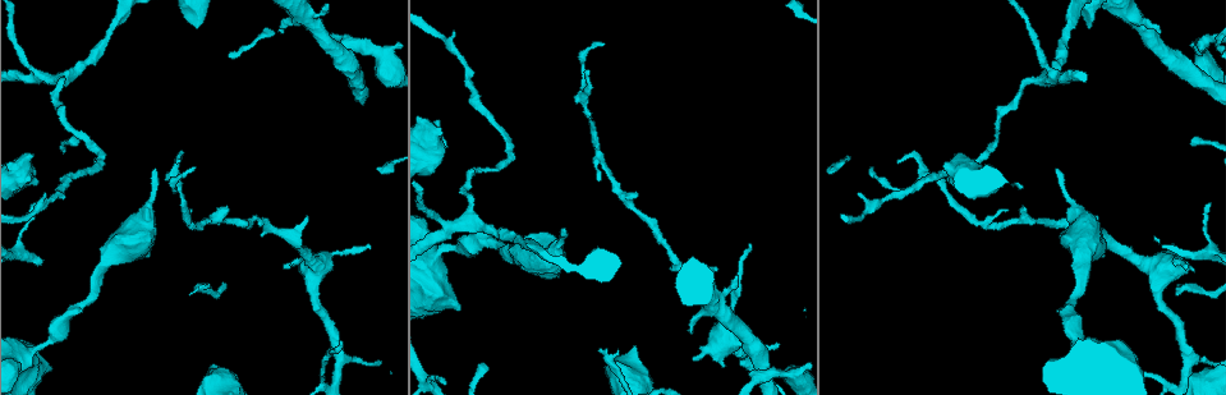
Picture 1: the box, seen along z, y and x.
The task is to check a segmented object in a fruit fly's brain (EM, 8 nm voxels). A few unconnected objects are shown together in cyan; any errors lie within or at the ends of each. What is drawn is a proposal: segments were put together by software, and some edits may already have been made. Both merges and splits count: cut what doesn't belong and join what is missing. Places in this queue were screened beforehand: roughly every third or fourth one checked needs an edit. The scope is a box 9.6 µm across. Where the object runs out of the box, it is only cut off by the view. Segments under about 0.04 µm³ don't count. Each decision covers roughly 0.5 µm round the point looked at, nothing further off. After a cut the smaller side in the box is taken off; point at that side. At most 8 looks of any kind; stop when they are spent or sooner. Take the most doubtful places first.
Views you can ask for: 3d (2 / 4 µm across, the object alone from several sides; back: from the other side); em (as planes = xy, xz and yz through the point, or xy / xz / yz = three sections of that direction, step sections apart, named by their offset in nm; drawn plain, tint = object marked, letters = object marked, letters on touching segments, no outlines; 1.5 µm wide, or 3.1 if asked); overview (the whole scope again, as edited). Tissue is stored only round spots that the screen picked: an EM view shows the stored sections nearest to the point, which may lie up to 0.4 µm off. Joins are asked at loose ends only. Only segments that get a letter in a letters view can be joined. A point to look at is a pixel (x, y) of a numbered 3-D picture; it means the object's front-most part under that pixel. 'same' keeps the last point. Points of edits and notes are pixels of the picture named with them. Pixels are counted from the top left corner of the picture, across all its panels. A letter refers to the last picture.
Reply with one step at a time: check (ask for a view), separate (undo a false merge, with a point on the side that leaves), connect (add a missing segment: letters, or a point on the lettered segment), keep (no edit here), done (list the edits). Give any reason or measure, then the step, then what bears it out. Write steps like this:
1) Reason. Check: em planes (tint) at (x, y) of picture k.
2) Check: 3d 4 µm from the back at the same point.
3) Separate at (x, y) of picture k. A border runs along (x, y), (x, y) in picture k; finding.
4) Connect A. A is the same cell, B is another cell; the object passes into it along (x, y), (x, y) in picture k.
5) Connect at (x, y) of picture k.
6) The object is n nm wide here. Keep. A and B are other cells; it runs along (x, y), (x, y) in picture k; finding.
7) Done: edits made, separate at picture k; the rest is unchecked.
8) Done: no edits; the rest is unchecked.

Free end. Check: em planes (letters) at (281, 33) of picture 1.

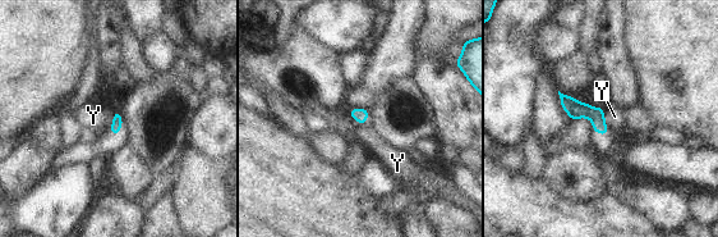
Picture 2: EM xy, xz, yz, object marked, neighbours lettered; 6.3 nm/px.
Keep. Y is another cell; it runs along (564, 99), (604, 131) in picture 2; none of them fits.

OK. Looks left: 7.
Long arm stops here. Check: 3d 4 µm from the back at (153, 171) of picture 1.

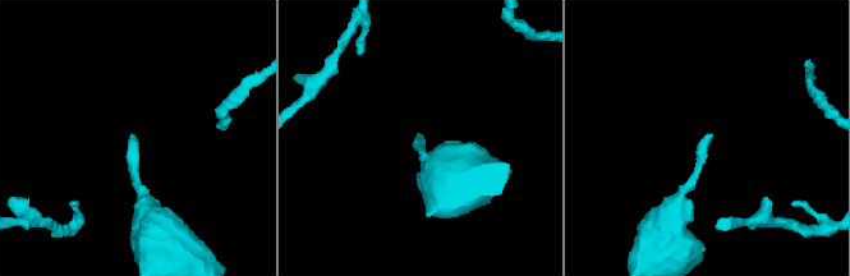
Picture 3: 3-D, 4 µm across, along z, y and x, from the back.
Check: em yz step 8 (letters) at (134, 136) of picture 3.

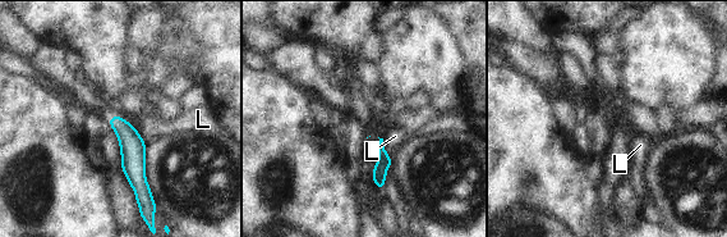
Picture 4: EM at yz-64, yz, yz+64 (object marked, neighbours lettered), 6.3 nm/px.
Cut it another way. Check: em planes (letters) at the same point.

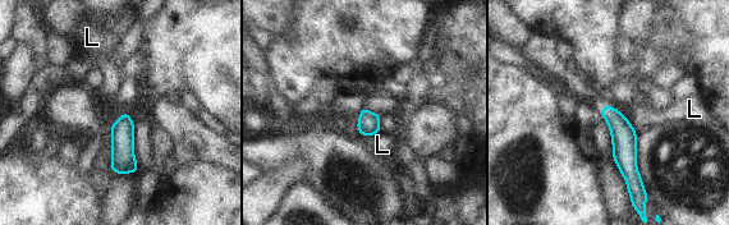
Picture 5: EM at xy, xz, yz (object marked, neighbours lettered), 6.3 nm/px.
The object is 140 nm wide here. Keep. L is another cell; it runs along (605, 109), (623, 133), (633, 186) in picture 5; none of them fits.

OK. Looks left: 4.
Free end. Check: em planes (plain) at (50, 367) of picture 1.

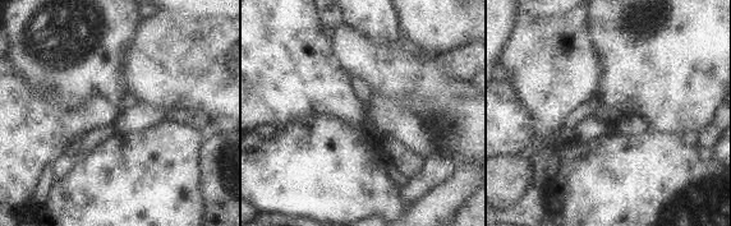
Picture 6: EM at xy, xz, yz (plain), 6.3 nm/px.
What lies round it. Check: em planes (letters) at the same point.

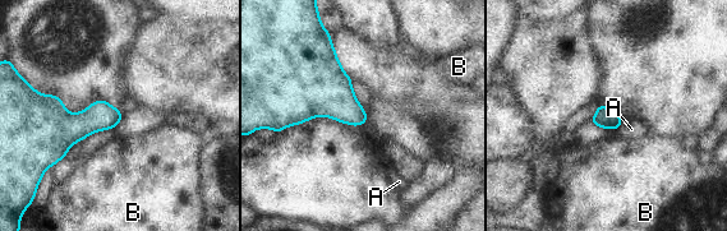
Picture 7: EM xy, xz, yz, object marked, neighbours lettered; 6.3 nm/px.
Keep. A and B are other cells; a border runs along (622, 120), (615, 130) in picture 7; no lettered segment goes on from it.

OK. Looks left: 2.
Done: no edits; the rest is unchecked.

